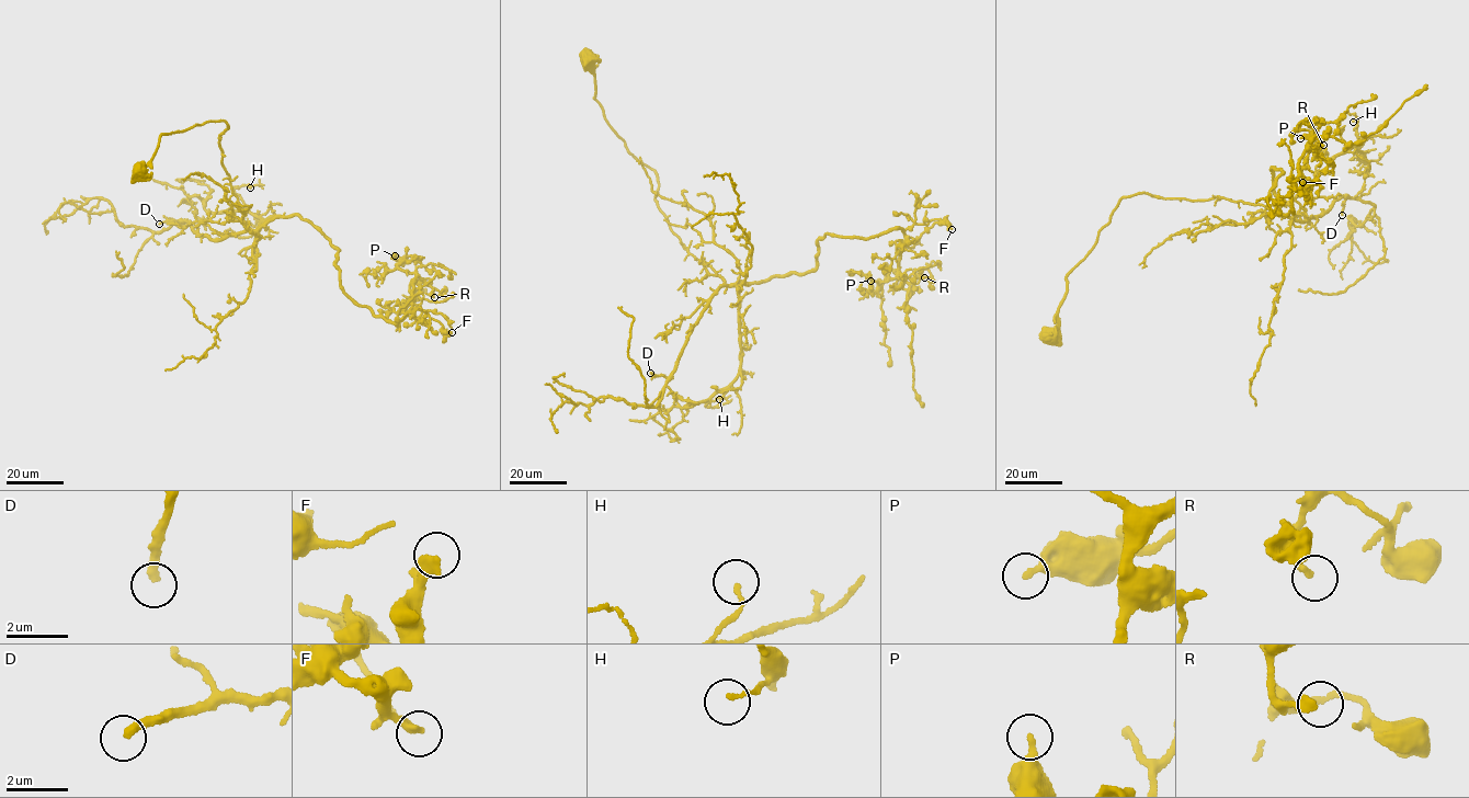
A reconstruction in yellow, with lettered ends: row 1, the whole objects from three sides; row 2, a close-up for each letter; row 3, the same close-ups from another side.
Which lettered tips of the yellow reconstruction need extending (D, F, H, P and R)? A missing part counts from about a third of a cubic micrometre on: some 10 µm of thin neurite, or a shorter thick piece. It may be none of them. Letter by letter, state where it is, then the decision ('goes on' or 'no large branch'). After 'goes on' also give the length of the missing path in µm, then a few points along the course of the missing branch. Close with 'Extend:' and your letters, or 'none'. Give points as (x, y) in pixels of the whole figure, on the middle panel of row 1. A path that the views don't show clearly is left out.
D: place (650, 373); goes on; missing 25 µm; course (650, 373), (638, 369), (604, 384), (591, 380)
F: place (952, 229); no large branch
H: place (719, 399); no large branch
P: place (870, 281); no large branch
R: place (924, 277); no large branch
Extend: D

